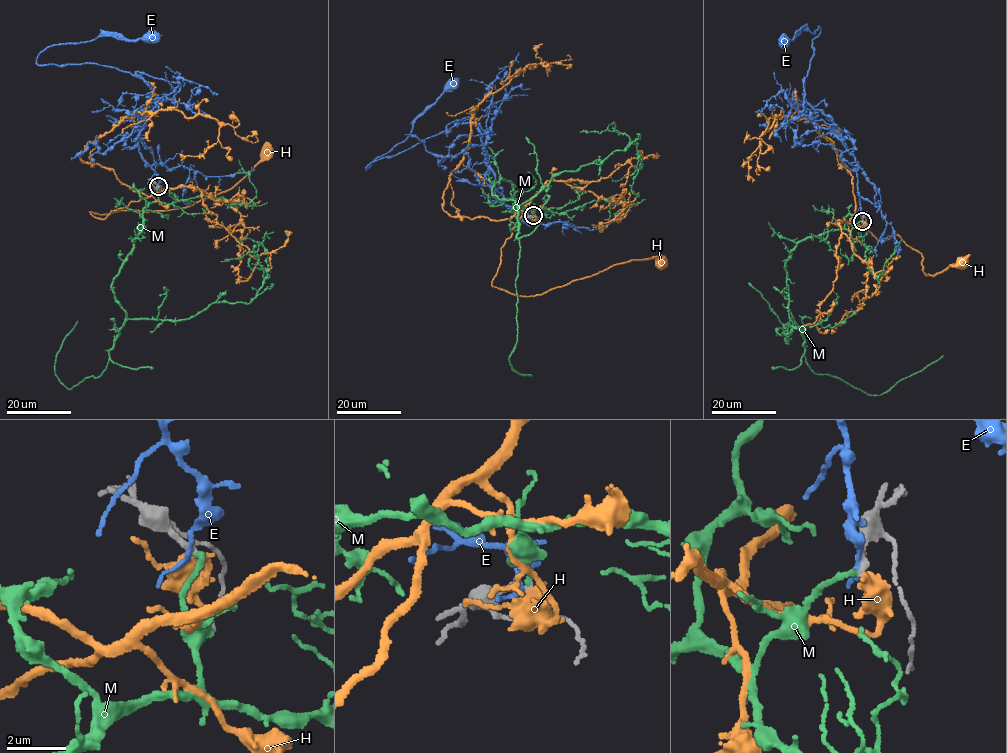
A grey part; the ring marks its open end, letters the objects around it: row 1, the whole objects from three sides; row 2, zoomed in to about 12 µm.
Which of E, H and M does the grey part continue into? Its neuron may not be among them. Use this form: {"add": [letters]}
{"add": ["M"]}

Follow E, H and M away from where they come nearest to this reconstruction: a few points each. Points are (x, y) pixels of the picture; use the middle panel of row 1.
E: (532, 215), (497, 198), (472, 124), (459, 124), (366, 169), (404, 141), (452, 85)
H: (533, 215), (525, 204), (501, 249), (494, 287), (519, 296), (541, 294), (612, 266), (652, 257), (661, 262)
M: (533, 215), (517, 204), (512, 184), (494, 183), (494, 196), (518, 208), (517, 344), (509, 360), (531, 376)

